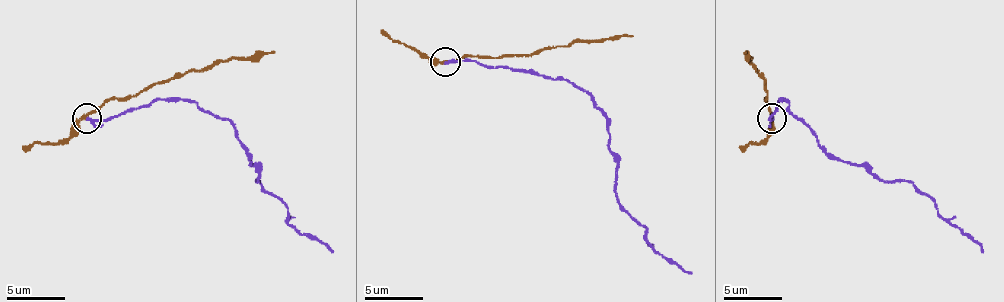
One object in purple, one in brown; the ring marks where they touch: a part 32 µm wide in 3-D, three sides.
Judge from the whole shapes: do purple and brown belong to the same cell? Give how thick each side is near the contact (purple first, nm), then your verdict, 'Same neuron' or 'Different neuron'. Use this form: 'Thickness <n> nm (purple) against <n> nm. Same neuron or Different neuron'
Thickness 240 nm (purple) against 170 nm. Different neuron

